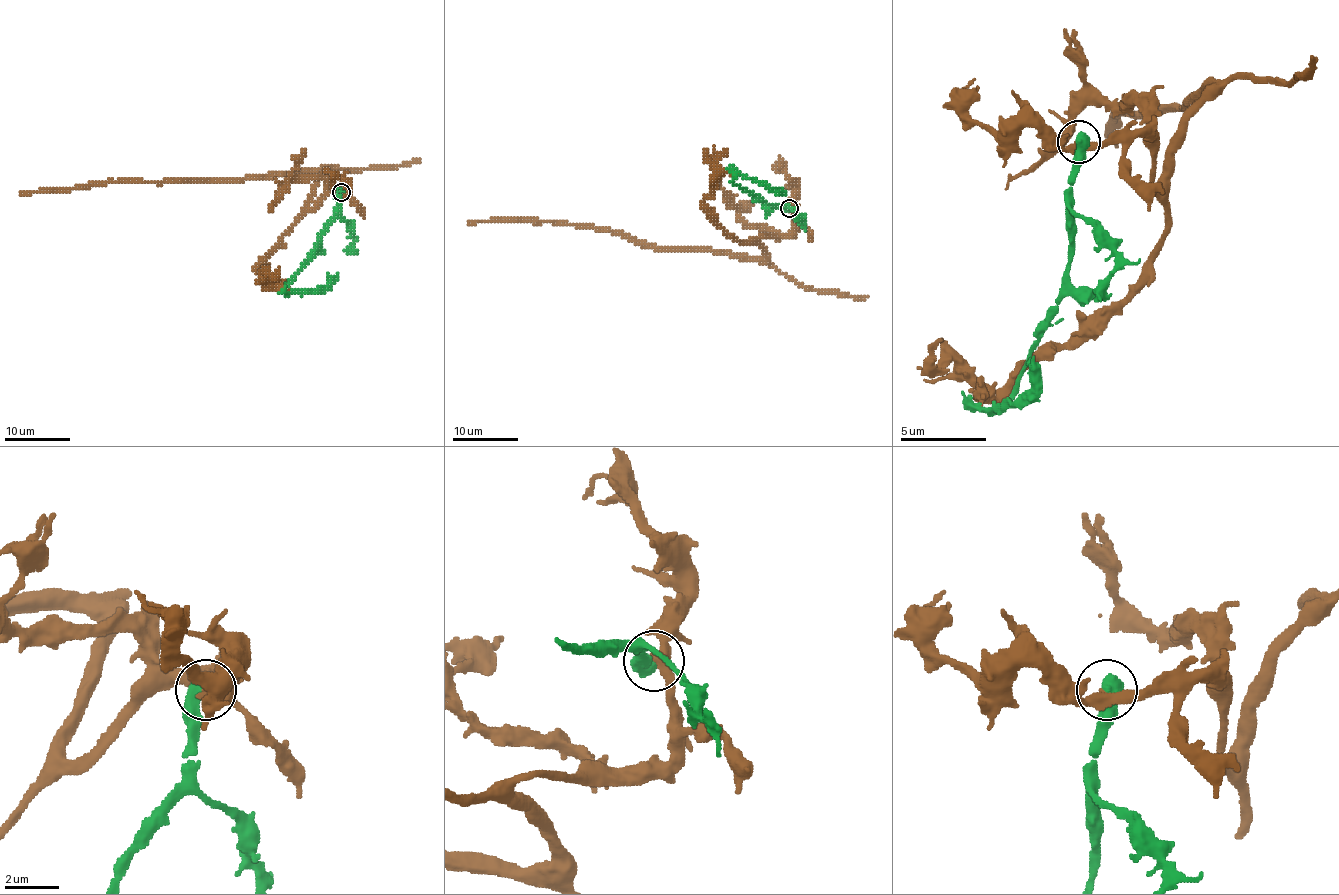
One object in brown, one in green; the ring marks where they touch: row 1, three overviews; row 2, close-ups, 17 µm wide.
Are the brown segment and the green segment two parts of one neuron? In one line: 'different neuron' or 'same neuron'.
different neuron

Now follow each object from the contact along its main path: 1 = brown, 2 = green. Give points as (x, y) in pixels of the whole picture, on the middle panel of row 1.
1: (790, 209), (791, 233), (755, 238), (765, 256), (758, 259), (647, 248), (618, 233), (574, 225), (469, 223)
2: (790, 209), (767, 204), (737, 186), (734, 179), (745, 176), (765, 182), (775, 191), (786, 191)

